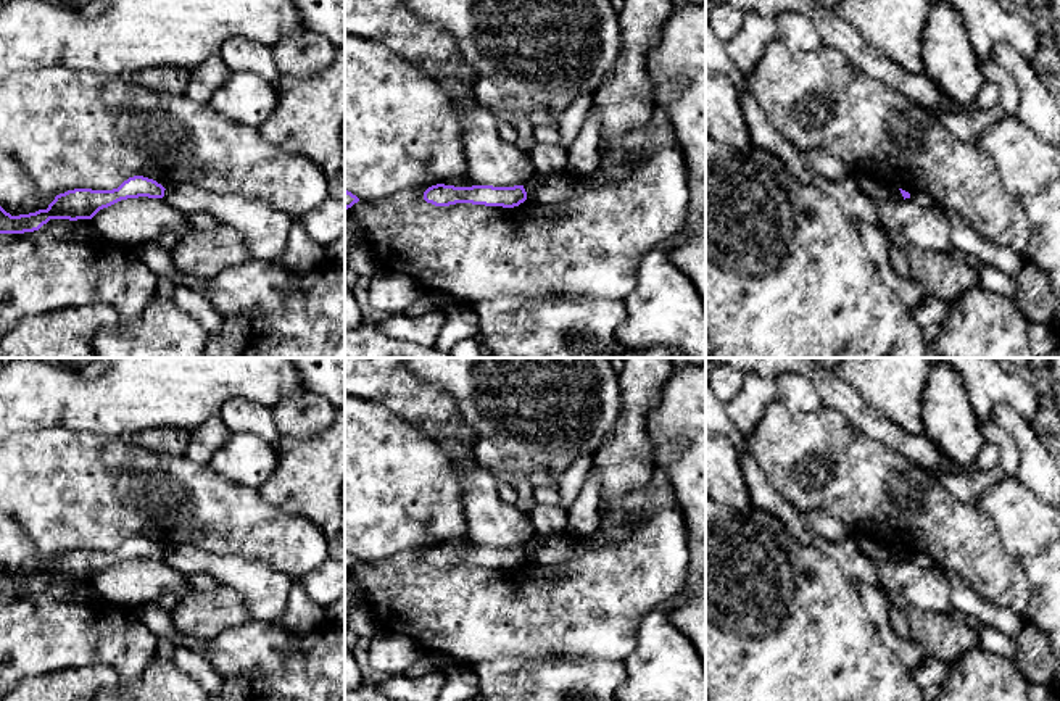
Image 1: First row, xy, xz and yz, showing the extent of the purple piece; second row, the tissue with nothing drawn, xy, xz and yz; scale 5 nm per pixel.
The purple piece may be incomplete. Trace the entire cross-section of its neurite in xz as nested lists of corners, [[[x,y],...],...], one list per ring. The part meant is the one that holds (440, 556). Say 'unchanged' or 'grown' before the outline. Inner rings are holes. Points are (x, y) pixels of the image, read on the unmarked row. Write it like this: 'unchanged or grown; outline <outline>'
unchanged; outline [[[437,545],[424,553],[424,561],[435,567],[449,567],[456,564],[472,564],[485,567],[514,569],[527,561],[524,546],[514,548],[493,548],[493,546],[472,546],[454,548]]]

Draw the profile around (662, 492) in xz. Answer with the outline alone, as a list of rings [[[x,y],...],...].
[[[656,467],[651,487],[651,504],[646,508],[644,516],[649,516],[659,506],[670,506],[675,503],[673,487],[669,480],[669,475],[662,469]]]

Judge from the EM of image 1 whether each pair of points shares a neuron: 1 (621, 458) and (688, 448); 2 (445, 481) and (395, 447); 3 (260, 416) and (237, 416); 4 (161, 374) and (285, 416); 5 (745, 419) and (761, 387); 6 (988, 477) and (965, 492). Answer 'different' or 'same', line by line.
1: different
2: same
3: same
4: different
5: same
6: same

